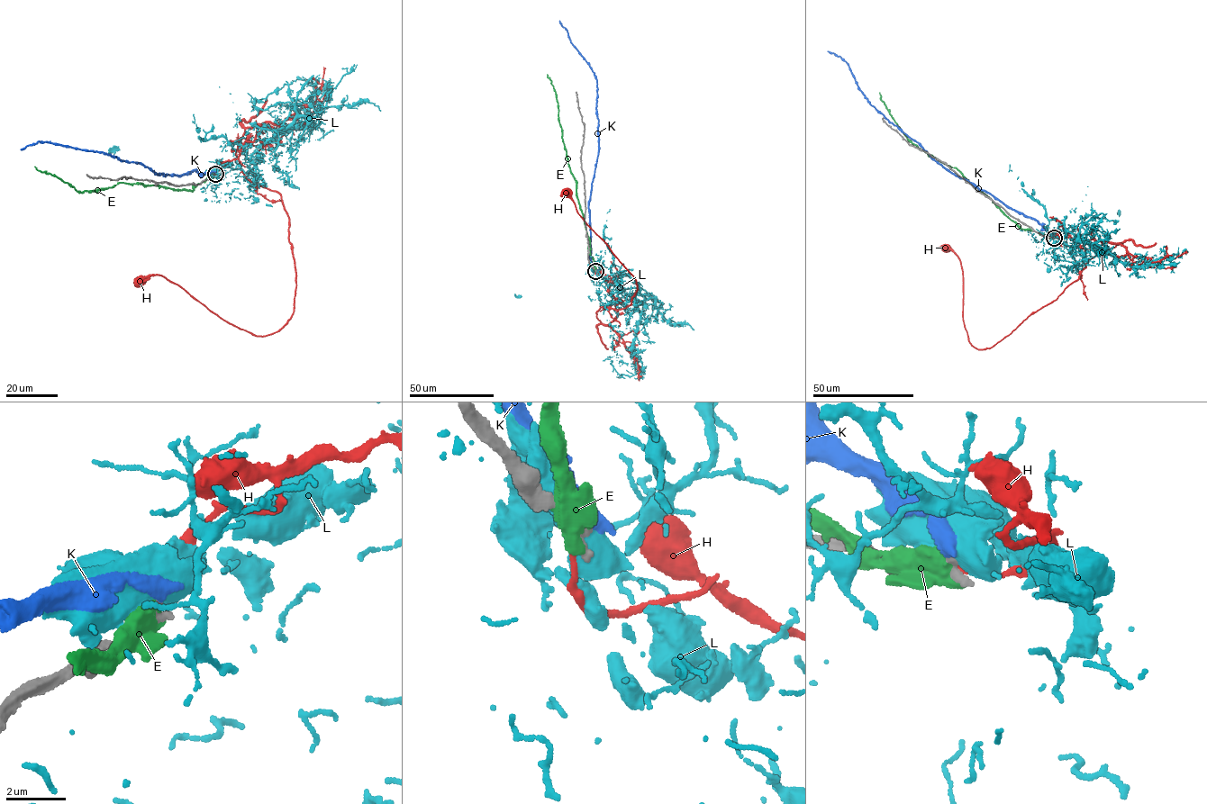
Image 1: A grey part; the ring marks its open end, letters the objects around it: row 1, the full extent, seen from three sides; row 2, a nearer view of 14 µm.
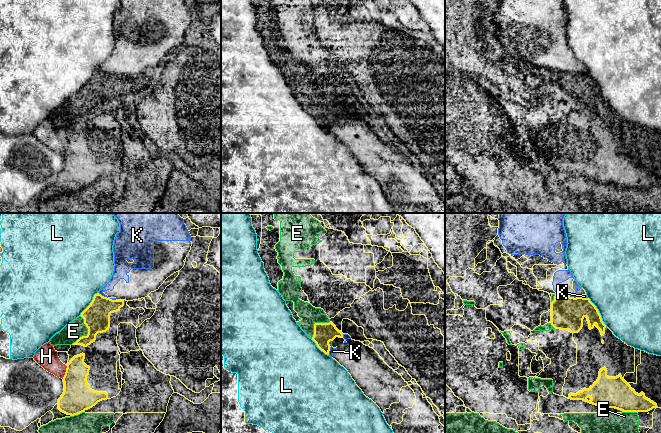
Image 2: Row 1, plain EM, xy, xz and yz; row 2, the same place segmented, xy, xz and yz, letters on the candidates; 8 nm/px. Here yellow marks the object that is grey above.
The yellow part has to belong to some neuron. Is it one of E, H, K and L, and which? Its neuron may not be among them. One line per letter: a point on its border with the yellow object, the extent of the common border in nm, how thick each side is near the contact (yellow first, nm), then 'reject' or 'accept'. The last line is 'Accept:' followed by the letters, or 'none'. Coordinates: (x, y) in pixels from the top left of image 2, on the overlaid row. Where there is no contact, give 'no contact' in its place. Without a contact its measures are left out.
E: meets yellow in xy at (88, 332); contact 260 nm long; 220 nm thick on the yellow side, 150 nm on the other; reject
H: meets yellow in xy at (65, 372); contact 120 nm long; 240 nm thick on the yellow side, 170 nm on the other; reject
K: meets yellow in xz at (330, 346); contact 120 nm long; 160 nm thick on the yellow side, 60 nm on the other; reject
L: meets yellow in yz at (598, 312); contact 280 nm long; 280 nm thick on the yellow side, 480 nm on the other; reject
Accept: none

